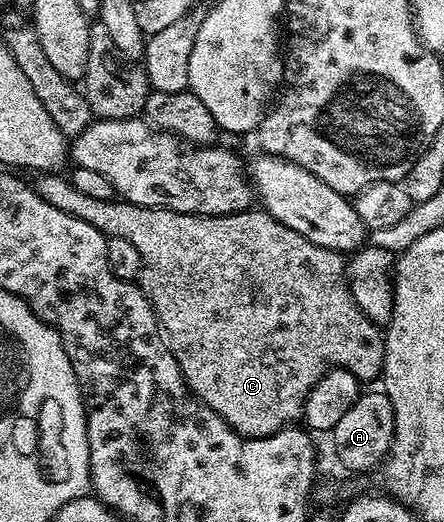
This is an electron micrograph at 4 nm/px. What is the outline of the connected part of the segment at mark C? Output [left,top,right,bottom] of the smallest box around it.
[32,172,385,436]

